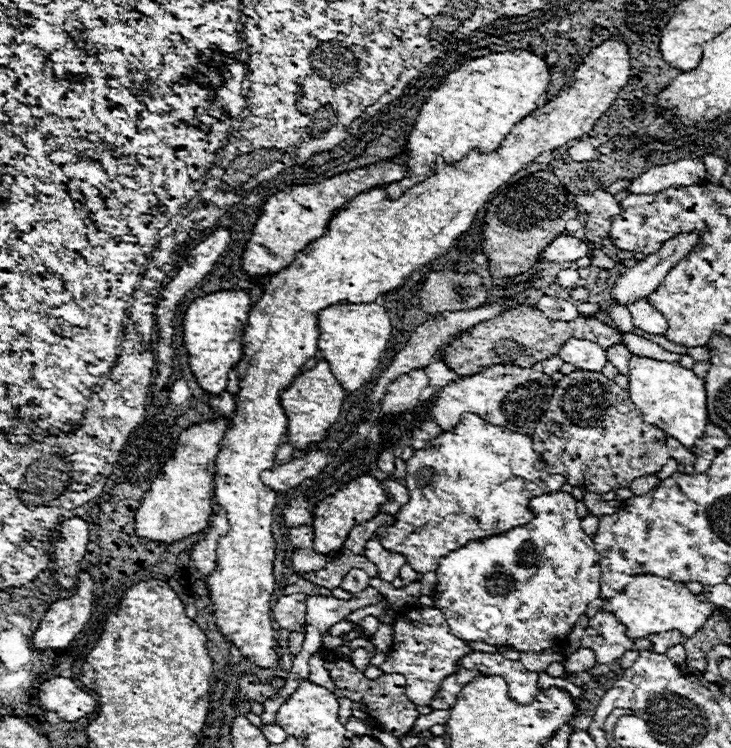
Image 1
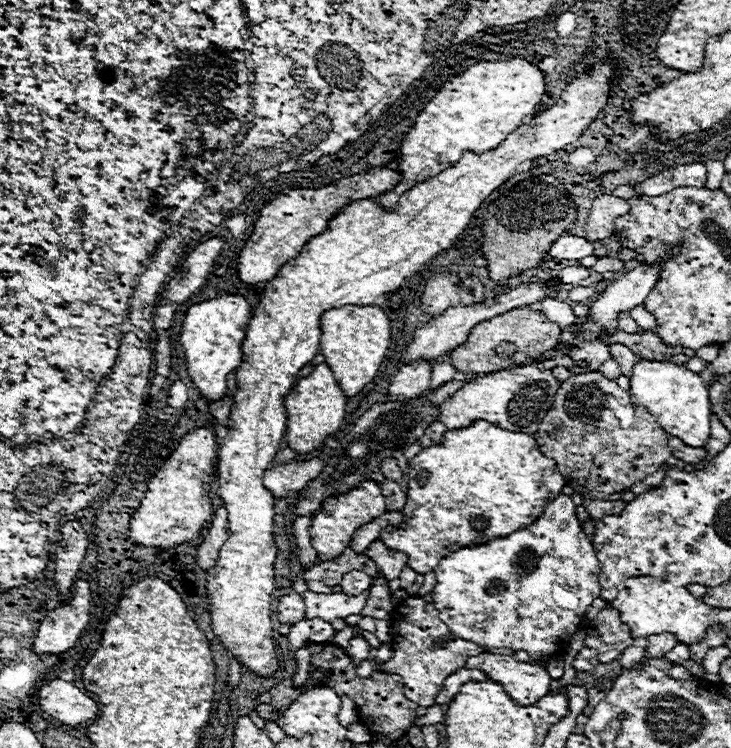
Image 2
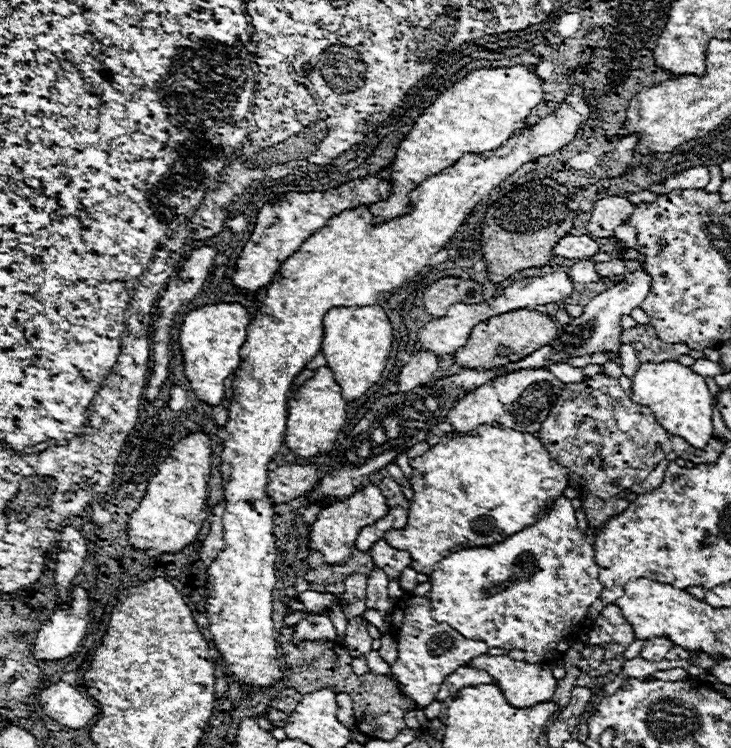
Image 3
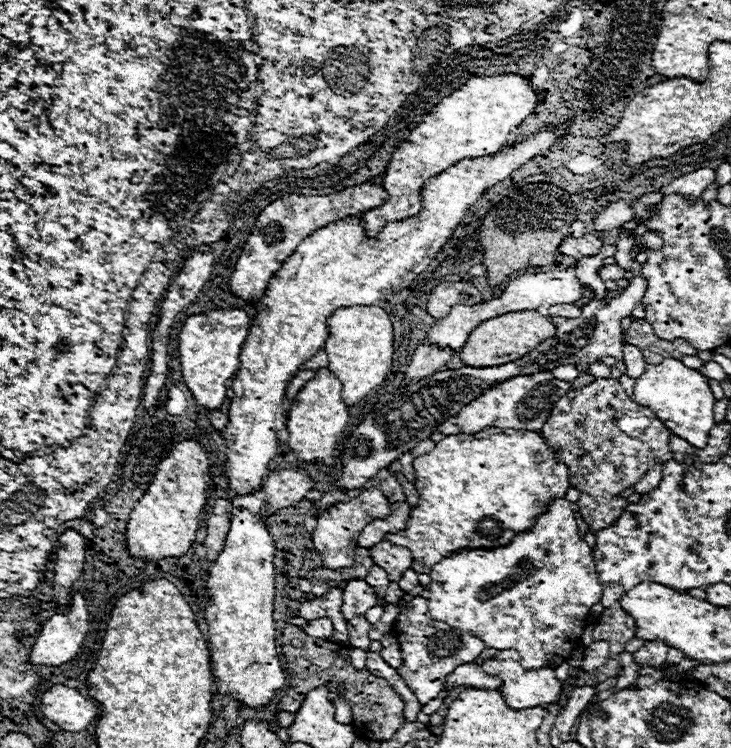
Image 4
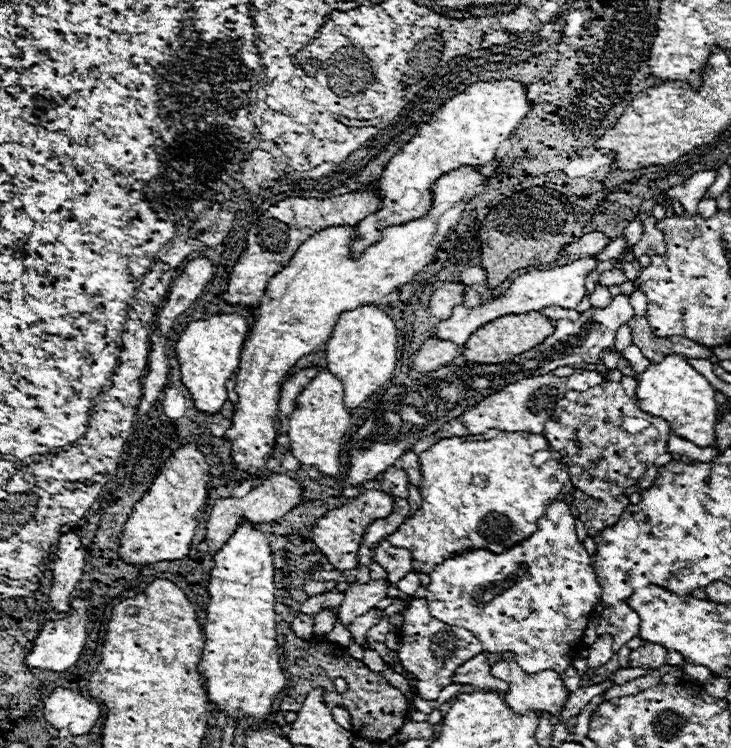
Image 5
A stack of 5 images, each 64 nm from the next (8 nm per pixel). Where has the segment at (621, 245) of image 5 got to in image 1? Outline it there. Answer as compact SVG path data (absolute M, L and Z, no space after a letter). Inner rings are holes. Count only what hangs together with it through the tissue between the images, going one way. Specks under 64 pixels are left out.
M572 268L562 270L562 272L558 274L558 278L556 278L556 282L558 282L562 288L576 288L578 280L580 280L580 274L578 274L576 270L572 270Z

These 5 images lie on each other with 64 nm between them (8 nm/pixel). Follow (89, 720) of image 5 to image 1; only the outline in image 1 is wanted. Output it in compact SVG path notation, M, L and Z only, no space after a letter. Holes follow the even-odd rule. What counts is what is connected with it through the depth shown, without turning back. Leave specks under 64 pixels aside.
M50 678L38 688L40 708L54 712L64 722L76 722L96 710L96 700L82 692L72 678Z

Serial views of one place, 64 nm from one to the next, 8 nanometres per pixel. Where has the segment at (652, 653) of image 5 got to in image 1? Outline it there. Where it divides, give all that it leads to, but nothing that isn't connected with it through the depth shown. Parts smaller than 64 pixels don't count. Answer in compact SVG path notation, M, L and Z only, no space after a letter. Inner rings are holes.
M660 632L658 636L650 636L652 642L652 652L656 654L664 654L668 648L672 648L674 644L684 644L684 636L678 636L678 632Z

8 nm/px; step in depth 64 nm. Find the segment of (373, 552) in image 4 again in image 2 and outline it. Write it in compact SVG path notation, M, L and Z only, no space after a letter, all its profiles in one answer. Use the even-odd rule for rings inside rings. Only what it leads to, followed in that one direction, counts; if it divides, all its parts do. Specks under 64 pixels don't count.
M376 540L366 552L364 552L370 560L376 562L378 570L388 578L394 580L400 576L402 568L408 564L408 556L404 552L394 552L392 548L384 546L382 540Z

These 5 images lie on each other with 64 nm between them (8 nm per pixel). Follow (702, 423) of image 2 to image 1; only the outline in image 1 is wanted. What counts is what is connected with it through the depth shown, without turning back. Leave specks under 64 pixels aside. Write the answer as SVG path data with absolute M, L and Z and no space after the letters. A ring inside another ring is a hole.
M632 356L630 374L628 374L628 394L636 408L642 412L644 420L662 428L668 436L682 442L682 446L692 448L698 438L704 436L708 424L706 408L706 388L704 380L698 378L692 370L678 364L652 360L646 356Z

